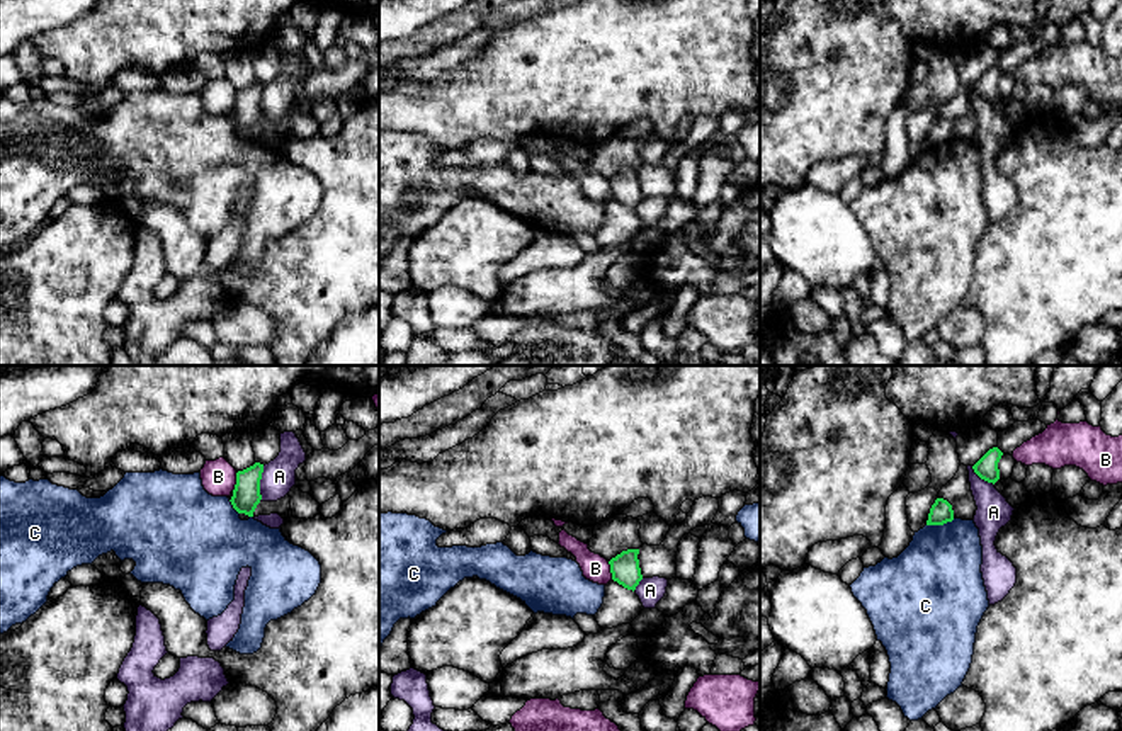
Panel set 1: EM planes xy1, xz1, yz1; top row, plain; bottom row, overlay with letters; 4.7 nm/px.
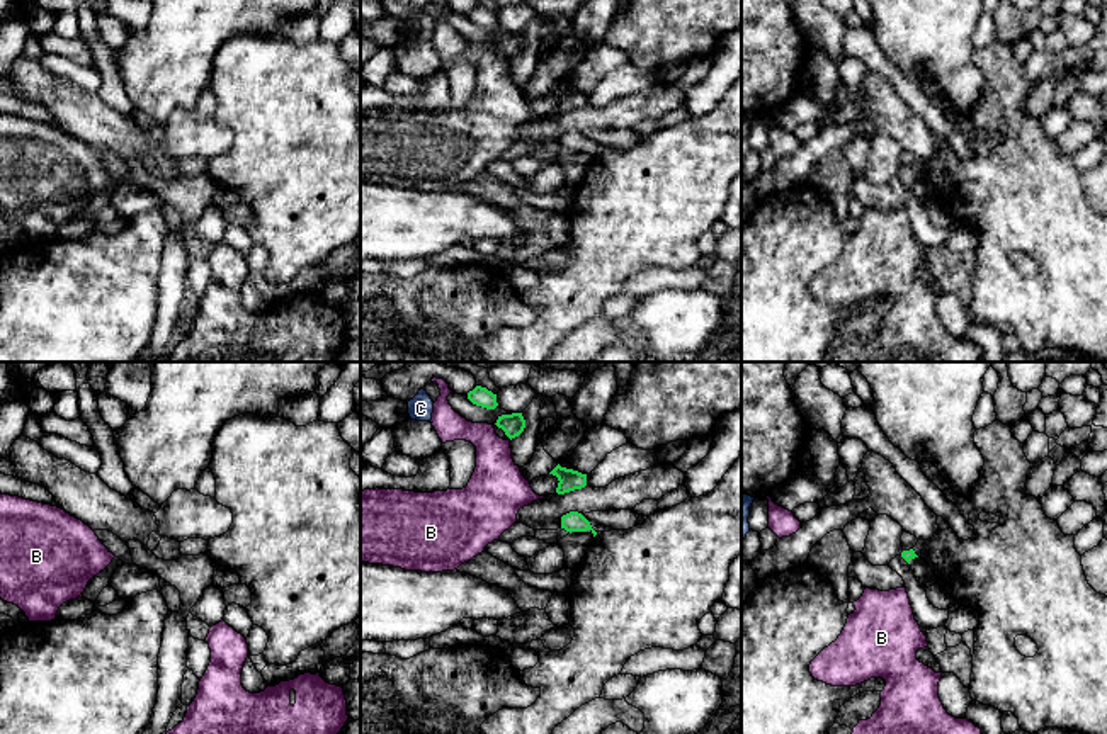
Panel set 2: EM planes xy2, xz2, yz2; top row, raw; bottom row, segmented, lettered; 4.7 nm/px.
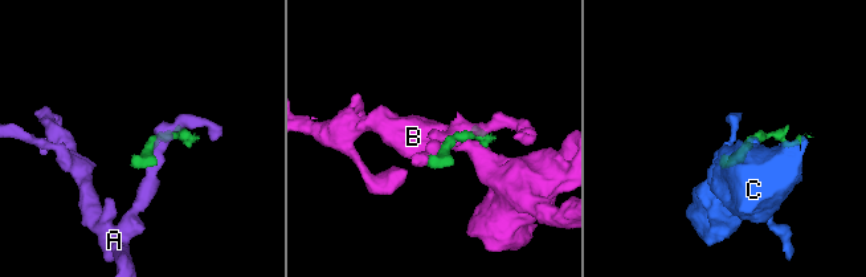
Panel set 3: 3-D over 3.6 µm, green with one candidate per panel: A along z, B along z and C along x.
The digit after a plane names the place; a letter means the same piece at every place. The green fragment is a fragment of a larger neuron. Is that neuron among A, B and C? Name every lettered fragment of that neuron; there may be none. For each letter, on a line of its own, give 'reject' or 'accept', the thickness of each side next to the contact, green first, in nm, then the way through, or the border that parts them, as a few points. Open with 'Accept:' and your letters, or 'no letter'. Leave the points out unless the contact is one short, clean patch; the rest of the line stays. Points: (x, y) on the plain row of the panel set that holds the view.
Accept: no letter
A: reject | 130/160 nm | along xy1 (264, 85), (259, 119)
B: reject | 130/160 nm
C: reject | 110/400 nm | along yz1 (954, 138), (927, 145)

